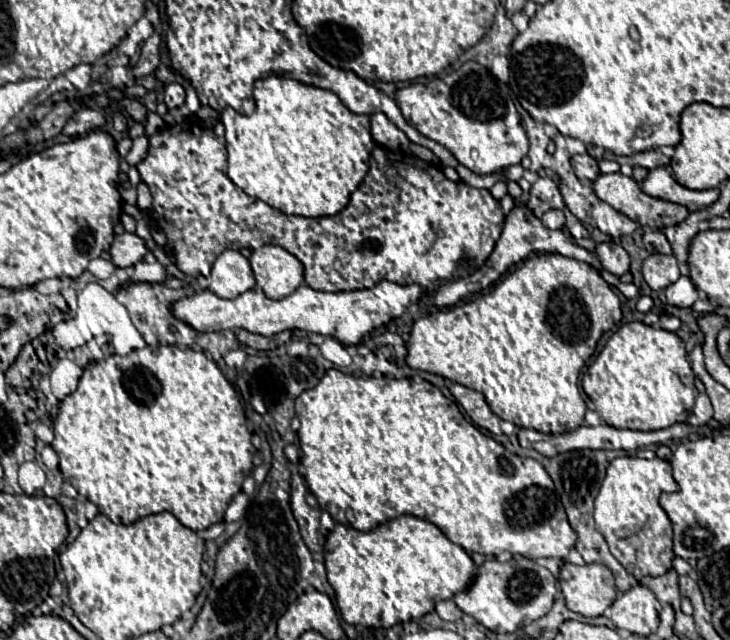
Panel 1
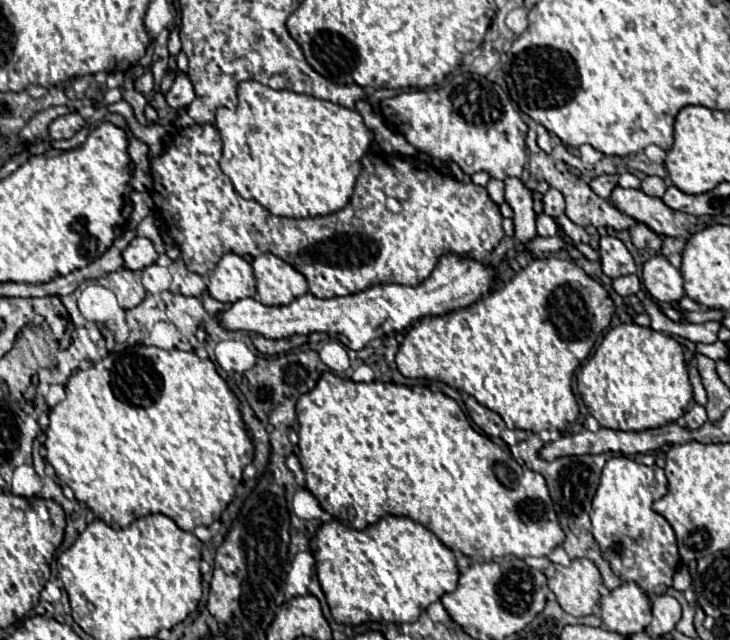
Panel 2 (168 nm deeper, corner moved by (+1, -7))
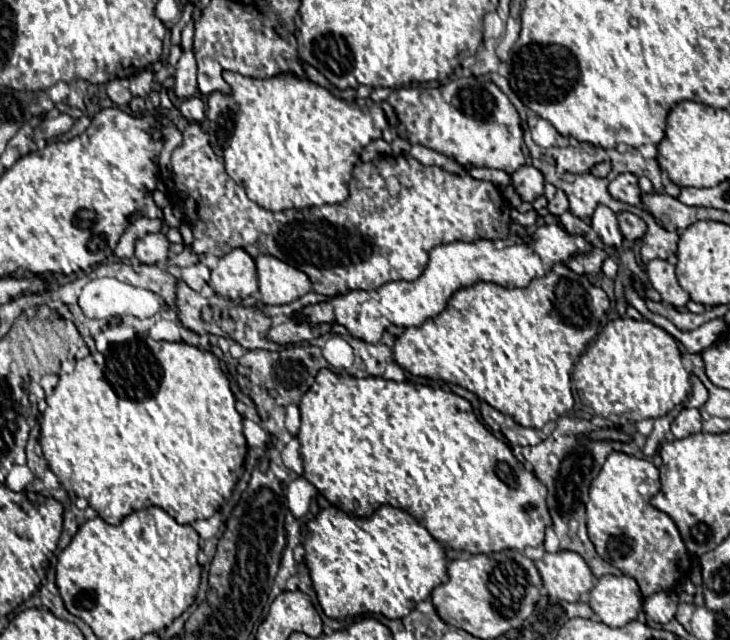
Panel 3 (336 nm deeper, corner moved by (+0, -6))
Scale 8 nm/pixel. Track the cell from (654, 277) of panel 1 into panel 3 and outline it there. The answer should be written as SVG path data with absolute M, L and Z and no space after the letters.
M652 260L646 264L646 274L648 280L652 284L652 288L660 294L662 302L674 308L684 308L686 302L690 300L690 296L680 288L676 274L674 274L674 266L666 260Z

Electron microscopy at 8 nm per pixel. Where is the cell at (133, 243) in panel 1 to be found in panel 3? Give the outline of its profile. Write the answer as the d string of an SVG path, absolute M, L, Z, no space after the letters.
M156 232L156 234L146 234L136 242L134 254L144 264L158 264L158 262L166 262L168 250L170 250L170 240L166 238L166 234Z

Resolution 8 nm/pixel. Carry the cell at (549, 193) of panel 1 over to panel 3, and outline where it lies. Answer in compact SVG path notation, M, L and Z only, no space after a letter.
M558 190L556 196L554 196L554 200L548 202L548 212L554 214L554 216L560 216L566 210L568 210L568 198L566 198L566 194L562 190Z

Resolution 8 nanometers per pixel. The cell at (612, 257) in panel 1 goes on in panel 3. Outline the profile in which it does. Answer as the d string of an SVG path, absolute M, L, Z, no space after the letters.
M598 206L594 216L592 216L592 230L602 238L604 244L608 246L620 246L622 244L622 234L618 230L616 214L608 206Z

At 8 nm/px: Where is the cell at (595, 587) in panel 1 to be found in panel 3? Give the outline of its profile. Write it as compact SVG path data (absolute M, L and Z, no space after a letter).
M560 550L554 554L544 552L544 556L534 564L550 598L578 602L594 586L594 576L580 554L568 550Z

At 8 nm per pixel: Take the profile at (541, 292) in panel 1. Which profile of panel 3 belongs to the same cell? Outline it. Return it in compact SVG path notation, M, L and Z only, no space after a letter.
M556 264L546 276L542 278L534 278L526 288L504 288L492 282L476 282L474 286L468 288L460 288L452 294L452 298L448 300L446 308L438 316L430 318L421 326L406 328L394 342L394 360L408 370L414 376L424 376L424 378L440 378L444 382L450 384L458 384L470 392L474 392L478 398L483 402L488 402L492 408L510 414L518 424L528 426L528 428L542 428L546 422L558 420L560 416L564 416L572 406L574 406L574 398L572 398L572 386L570 386L570 372L572 366L576 364L576 360L580 358L580 352L588 346L588 342L598 334L600 330L600 320L606 314L610 306L610 300L606 296L606 292L594 284L590 284L590 280L586 276L578 276L574 274L570 268L566 268L564 264Z

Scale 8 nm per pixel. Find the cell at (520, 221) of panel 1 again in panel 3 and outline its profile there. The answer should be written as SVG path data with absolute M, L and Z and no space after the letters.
M524 164L512 174L512 184L524 202L534 202L544 194L544 176L532 164Z

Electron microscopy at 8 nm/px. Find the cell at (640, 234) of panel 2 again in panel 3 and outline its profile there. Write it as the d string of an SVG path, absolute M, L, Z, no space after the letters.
M622 212L622 214L616 214L618 218L618 226L620 226L620 232L626 240L640 240L646 232L646 224L642 218L638 218L636 214L632 212Z

